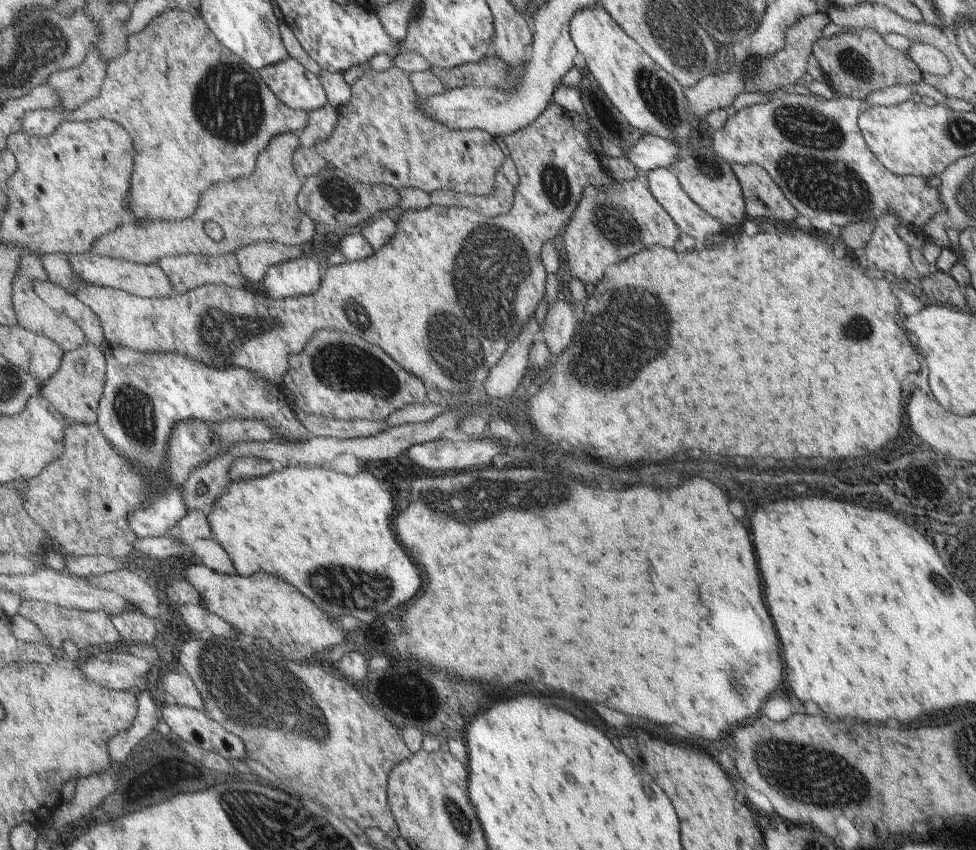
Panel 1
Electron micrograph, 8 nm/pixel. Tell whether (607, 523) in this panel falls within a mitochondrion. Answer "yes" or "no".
no

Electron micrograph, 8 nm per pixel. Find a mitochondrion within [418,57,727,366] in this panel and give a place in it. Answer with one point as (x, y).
(614, 223)

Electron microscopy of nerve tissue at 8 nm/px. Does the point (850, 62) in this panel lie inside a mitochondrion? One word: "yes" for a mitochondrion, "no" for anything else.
yes

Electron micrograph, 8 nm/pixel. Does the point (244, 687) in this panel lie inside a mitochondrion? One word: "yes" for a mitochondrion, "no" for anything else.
yes

